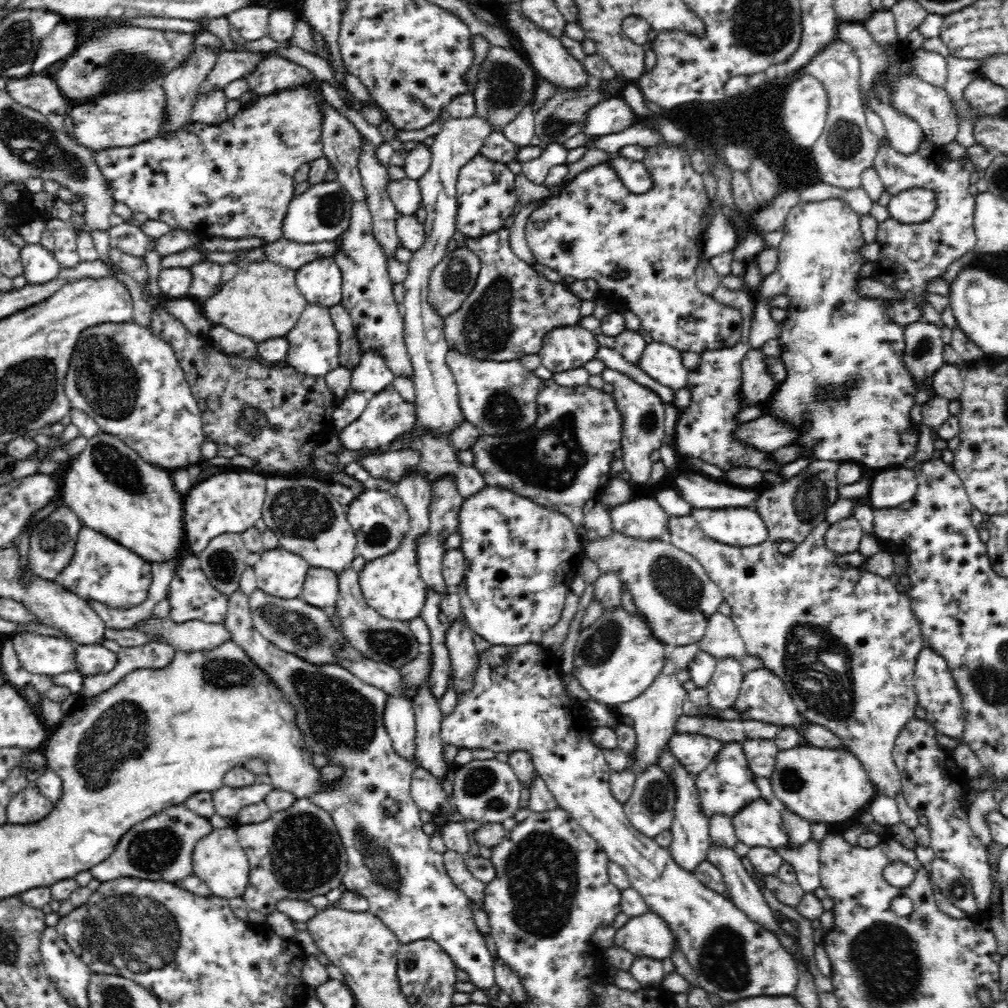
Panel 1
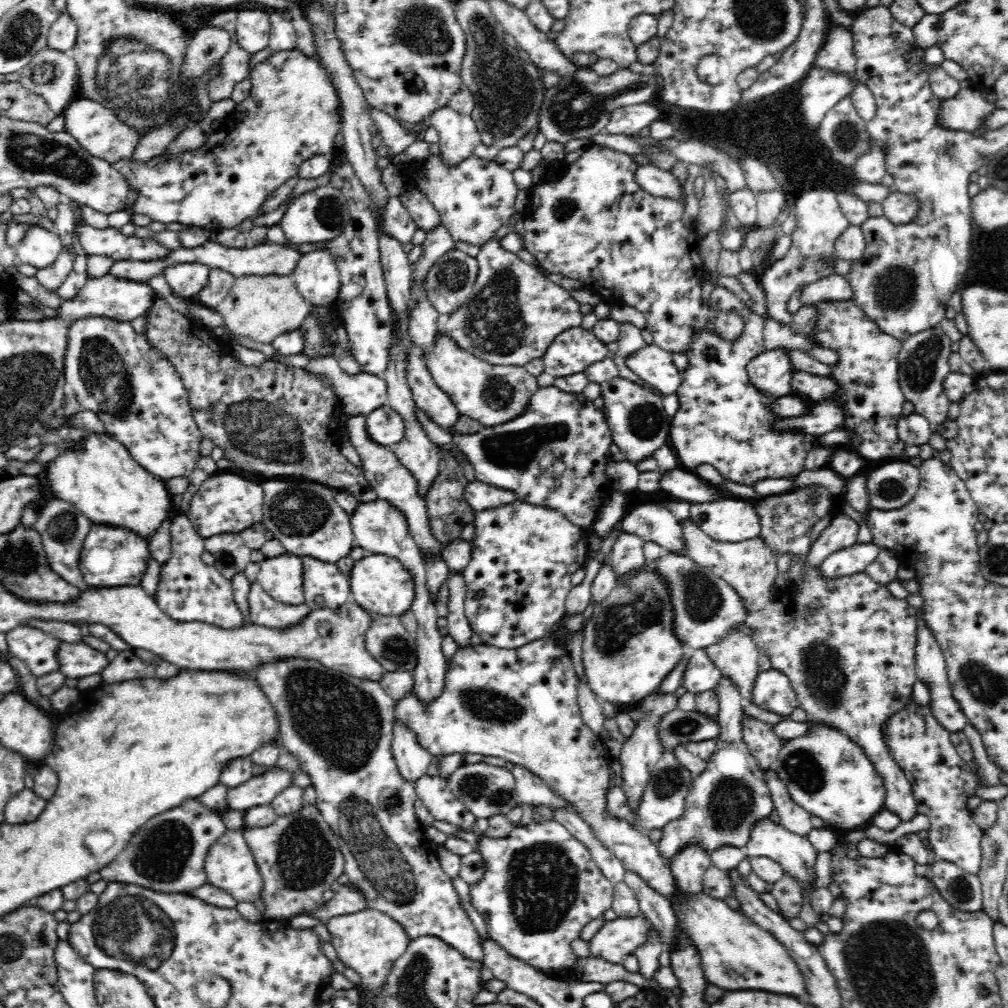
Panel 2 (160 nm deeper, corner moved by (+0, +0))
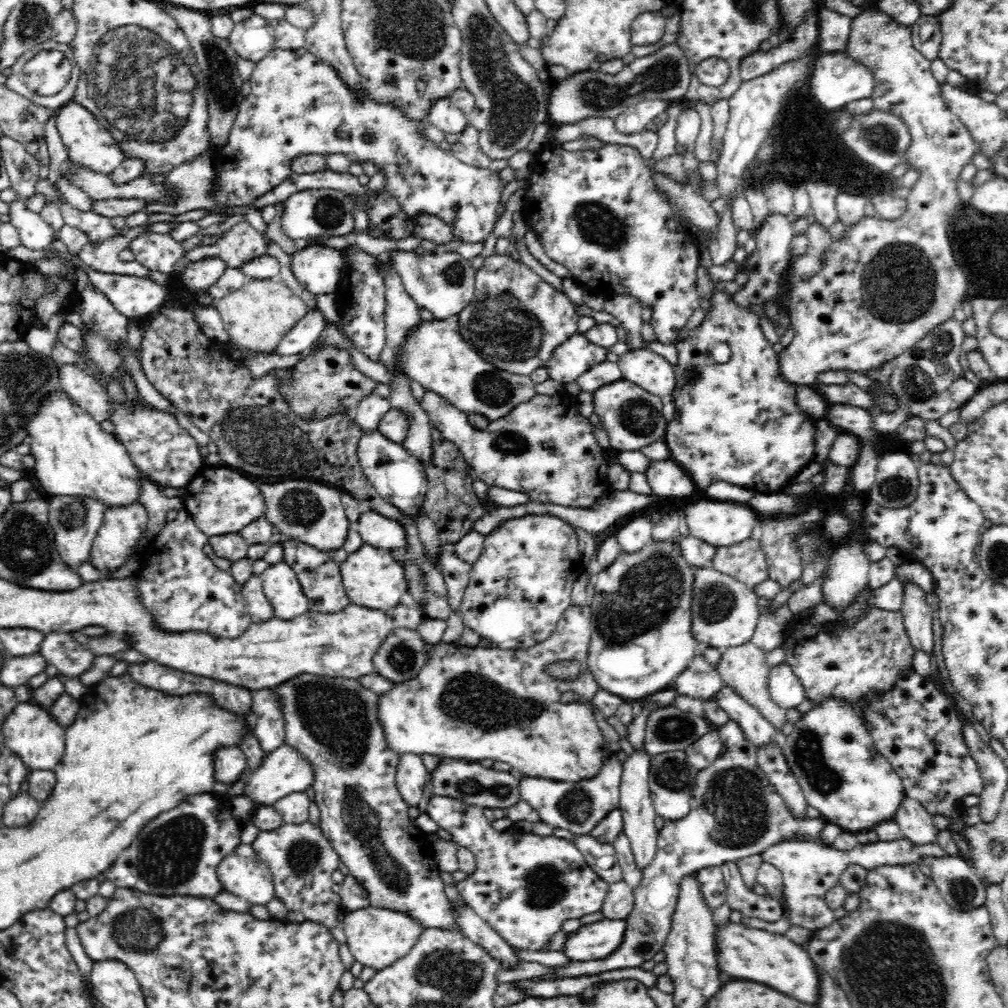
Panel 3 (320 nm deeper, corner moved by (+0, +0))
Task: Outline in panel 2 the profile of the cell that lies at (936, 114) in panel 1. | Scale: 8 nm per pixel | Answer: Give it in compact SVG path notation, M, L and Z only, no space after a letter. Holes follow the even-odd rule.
M968 80L960 82L954 98L941 100L939 122L945 128L974 133L982 126L982 118L996 109L995 103L982 98L982 91L974 88Z

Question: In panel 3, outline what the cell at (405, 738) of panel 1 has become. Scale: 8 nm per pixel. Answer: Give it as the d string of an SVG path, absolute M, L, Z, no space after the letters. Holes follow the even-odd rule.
M406 753L399 756L396 782L400 796L408 806L417 806L422 800L428 772L420 755Z

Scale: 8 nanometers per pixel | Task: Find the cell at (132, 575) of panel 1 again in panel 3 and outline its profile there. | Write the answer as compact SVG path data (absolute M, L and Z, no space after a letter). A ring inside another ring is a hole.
M139 500L124 506L112 506L106 509L104 522L97 532L91 548L91 559L93 566L100 569L103 578L112 574L112 570L122 566L128 555L134 553L134 546L138 544L140 534L147 529L148 511Z

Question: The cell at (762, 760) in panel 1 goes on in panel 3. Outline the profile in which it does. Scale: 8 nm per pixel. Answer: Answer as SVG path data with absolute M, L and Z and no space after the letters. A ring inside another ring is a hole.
M724 684L714 694L716 704L737 722L751 744L762 746L776 738L778 731L766 720L757 708L748 704L731 686Z

